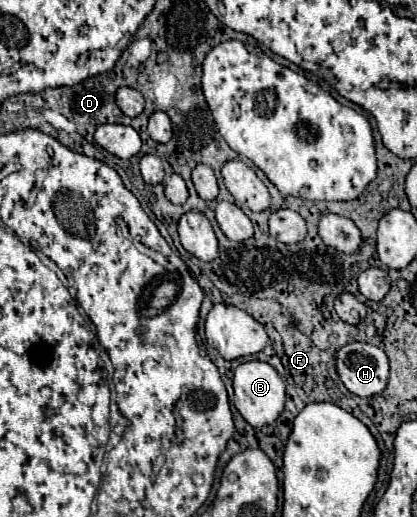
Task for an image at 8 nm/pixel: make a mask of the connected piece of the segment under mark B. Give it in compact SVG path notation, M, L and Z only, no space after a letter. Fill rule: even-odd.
M246 361L238 365L234 373L234 407L238 413L252 425L252 427L262 427L270 425L278 419L278 415L284 411L286 403L286 389L284 389L284 379L276 373L276 369L264 361Z

